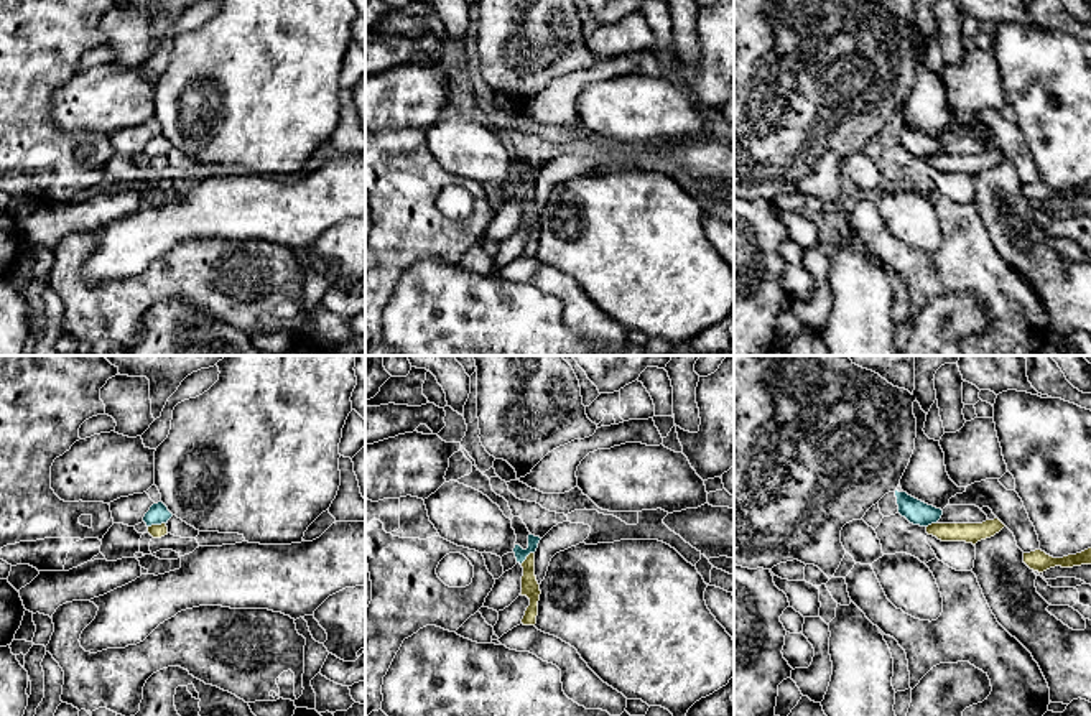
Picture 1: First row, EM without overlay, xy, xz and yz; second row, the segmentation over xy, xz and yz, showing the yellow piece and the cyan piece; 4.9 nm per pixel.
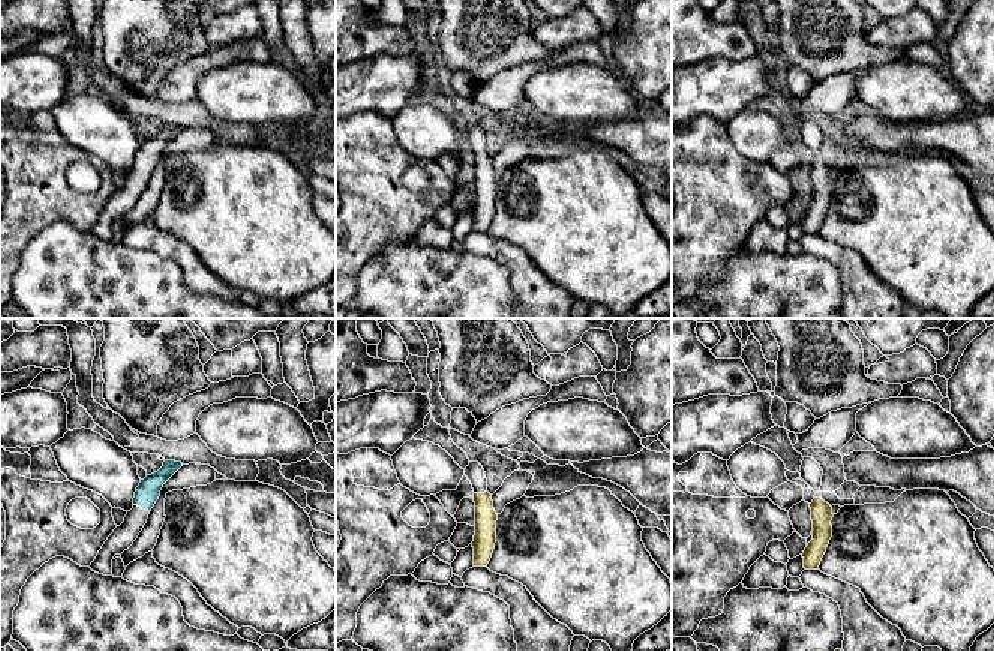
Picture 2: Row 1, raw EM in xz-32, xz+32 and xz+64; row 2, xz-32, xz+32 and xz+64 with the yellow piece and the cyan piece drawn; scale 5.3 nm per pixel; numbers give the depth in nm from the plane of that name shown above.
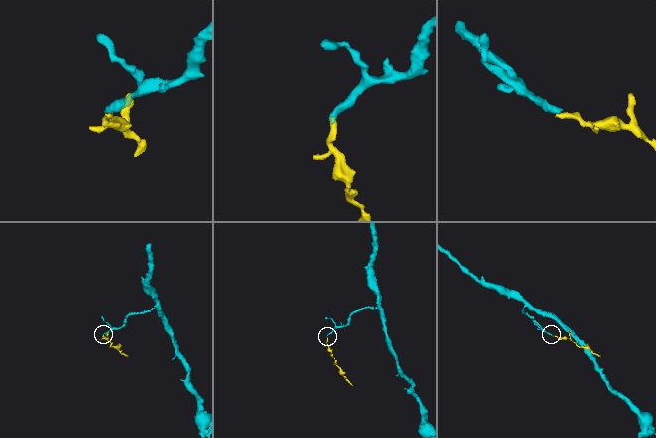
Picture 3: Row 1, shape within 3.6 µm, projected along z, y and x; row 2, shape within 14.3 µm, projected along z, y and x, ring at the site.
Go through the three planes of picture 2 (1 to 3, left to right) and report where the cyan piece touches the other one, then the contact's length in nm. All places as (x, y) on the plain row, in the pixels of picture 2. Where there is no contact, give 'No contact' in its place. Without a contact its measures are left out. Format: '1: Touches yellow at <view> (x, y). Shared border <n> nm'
1: No contact
2: No contact
3: No contact

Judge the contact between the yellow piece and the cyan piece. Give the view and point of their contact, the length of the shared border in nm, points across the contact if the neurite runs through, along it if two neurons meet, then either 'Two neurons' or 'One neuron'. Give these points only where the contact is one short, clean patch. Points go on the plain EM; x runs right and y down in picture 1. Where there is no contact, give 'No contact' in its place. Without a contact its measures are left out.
Touches yellow at xy (157, 157). Shared border 90 nm. Boundary: xy (165, 153), (148, 158). Two neurons

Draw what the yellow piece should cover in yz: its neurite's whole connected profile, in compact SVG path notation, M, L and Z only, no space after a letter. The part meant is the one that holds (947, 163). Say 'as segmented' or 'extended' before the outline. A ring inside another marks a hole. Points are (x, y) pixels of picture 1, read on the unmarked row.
as segmented | M999 150L982 155L931 155L926 158L926 165L941 173L966 173L976 176L981 171L994 168L1004 158Z

